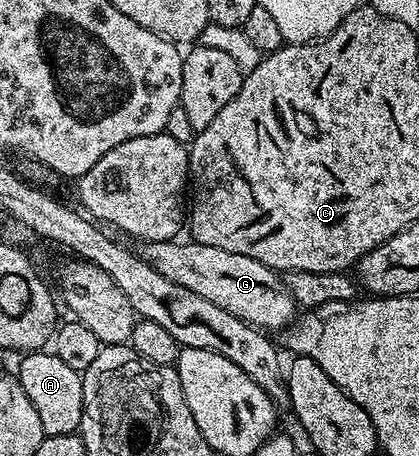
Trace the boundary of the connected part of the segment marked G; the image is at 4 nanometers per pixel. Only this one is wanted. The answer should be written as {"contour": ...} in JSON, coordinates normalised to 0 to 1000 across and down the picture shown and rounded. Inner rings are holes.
{"contour":[[[415,526],[408,531],[348,531],[334,542],[332,555],[346,577],[379,605],[427,623],[437,632],[456,632],[465,649],[484,649],[484,658],[504,658],[504,667],[523,667],[532,684],[551,684],[551,693],[570,693],[592,715],[611,715],[635,728],[678,726],[711,695],[714,673],[690,645],[663,594],[618,570],[599,570],[599,561],[570,561],[570,553],[542,553],[532,544],[504,544],[504,535],[475,535],[458,526]]]}

